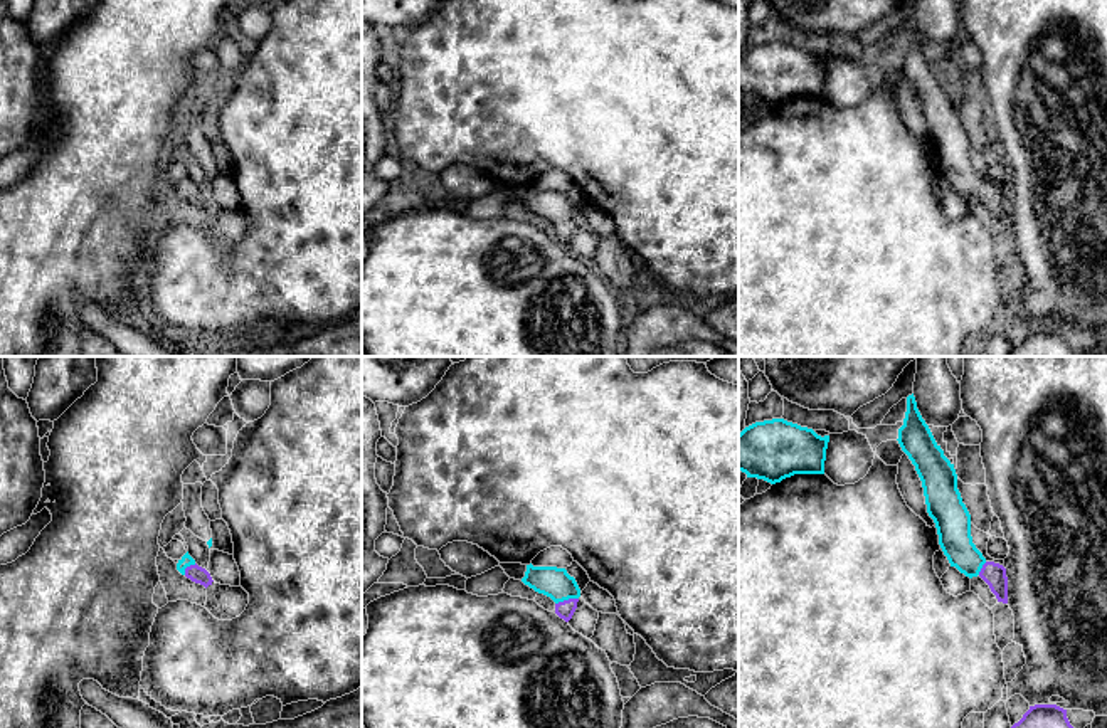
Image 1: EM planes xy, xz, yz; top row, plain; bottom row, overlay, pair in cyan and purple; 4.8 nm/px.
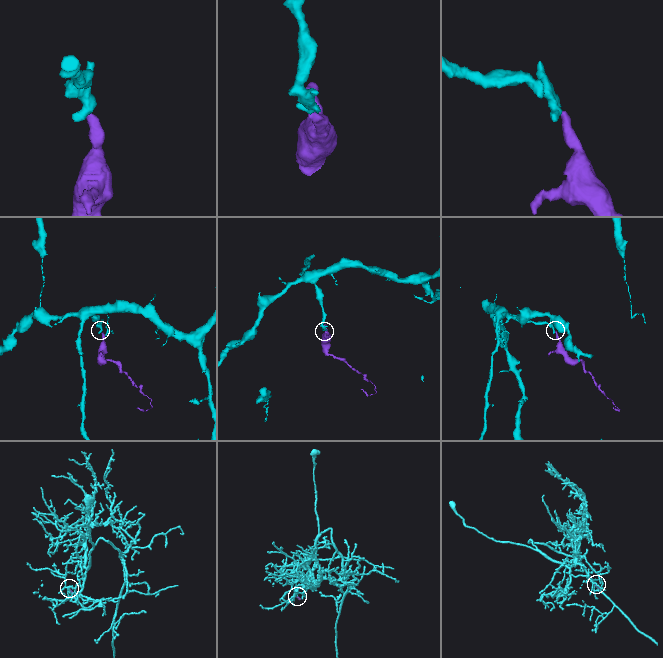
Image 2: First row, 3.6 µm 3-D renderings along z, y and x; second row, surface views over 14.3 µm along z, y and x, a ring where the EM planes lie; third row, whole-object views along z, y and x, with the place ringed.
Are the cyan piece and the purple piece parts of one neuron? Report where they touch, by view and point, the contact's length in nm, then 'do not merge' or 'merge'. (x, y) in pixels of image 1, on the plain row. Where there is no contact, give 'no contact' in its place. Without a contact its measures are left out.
contact xz (566, 222); length 120 nm; merge

